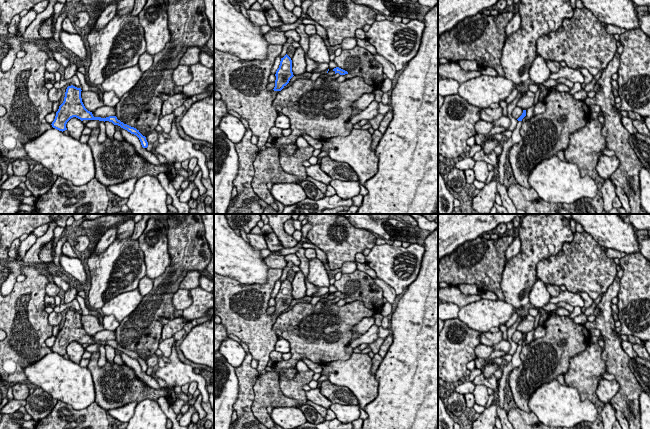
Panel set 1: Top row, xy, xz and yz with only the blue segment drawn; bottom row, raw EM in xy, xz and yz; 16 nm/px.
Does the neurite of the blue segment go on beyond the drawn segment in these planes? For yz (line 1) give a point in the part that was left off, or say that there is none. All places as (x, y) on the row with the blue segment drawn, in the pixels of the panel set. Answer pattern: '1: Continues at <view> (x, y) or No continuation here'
1: No continuation here

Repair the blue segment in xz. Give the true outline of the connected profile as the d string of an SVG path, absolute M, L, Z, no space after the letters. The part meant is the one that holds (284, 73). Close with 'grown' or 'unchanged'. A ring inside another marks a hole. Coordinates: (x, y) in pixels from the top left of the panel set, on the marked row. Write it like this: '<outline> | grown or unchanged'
M287 54L281 58L280 65L275 76L276 80L275 87L273 89L274 91L281 91L294 76L292 72L292 60Z | unchanged

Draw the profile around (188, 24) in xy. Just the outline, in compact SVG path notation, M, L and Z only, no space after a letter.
M167 0L168 28L170 41L165 48L153 56L152 66L139 79L138 83L115 106L115 116L118 120L137 130L153 132L159 124L162 104L174 95L172 74L189 47L202 47L211 37L212 29L205 13L204 0Z

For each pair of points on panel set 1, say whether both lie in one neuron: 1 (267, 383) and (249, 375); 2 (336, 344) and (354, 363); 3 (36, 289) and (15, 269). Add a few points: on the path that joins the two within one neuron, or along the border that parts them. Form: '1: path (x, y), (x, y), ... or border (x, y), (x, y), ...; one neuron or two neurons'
1: border (260, 374), (253, 387), (252, 401); two neurons
2: border (351, 354), (347, 359), (335, 359), (326, 363); two neurons
3: border (20, 270), (22, 273); two neurons

